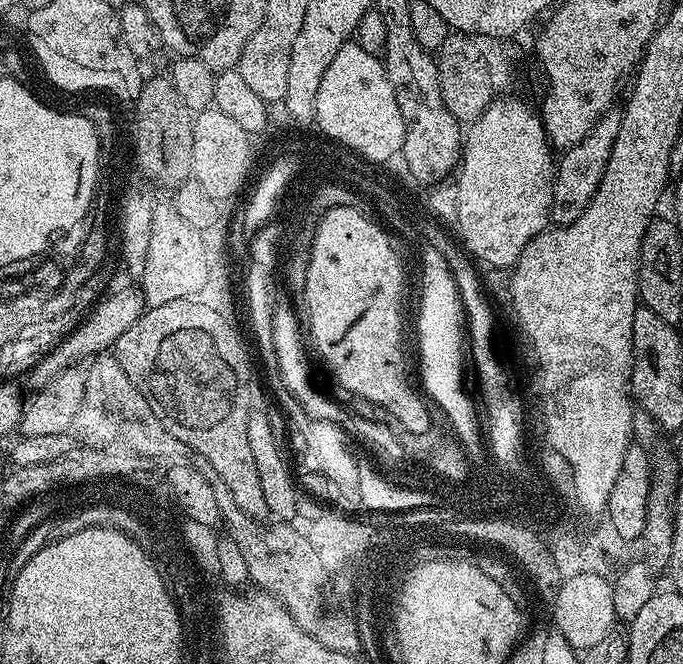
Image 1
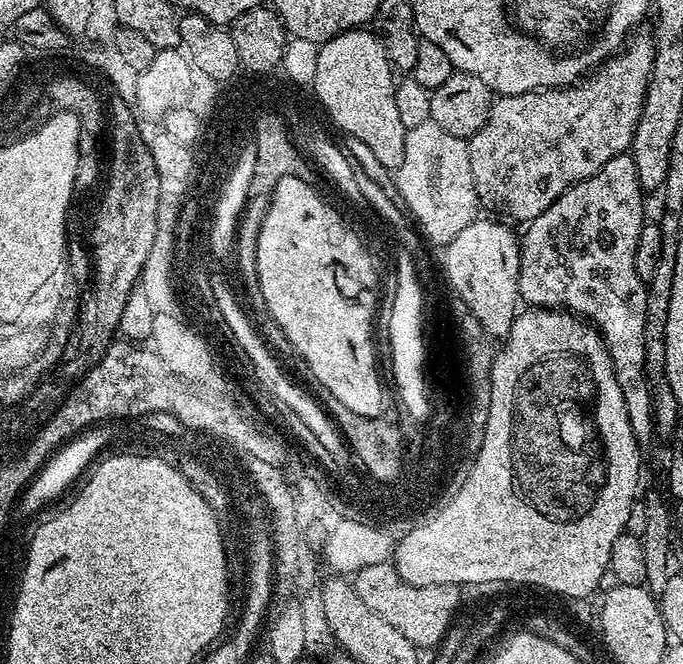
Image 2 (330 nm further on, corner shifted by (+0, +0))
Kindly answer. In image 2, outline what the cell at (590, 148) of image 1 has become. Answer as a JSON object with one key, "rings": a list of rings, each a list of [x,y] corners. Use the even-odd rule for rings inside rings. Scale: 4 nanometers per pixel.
{"rings":[[[623,154],[610,158],[608,162],[592,177],[566,189],[564,193],[554,203],[538,217],[534,218],[527,225],[528,233],[522,236],[520,246],[520,300],[528,306],[538,308],[555,308],[557,310],[567,310],[593,325],[600,337],[604,340],[606,350],[612,359],[614,374],[618,378],[618,386],[622,386],[622,398],[626,398],[626,410],[630,414],[630,426],[634,430],[634,438],[641,446],[648,446],[654,440],[652,421],[652,394],[648,384],[646,370],[644,369],[644,344],[643,327],[646,321],[646,281],[638,278],[638,270],[634,266],[634,250],[638,250],[638,234],[642,234],[646,223],[644,217],[644,197],[646,192],[641,188],[638,178],[638,169],[635,160],[630,154]]]}

